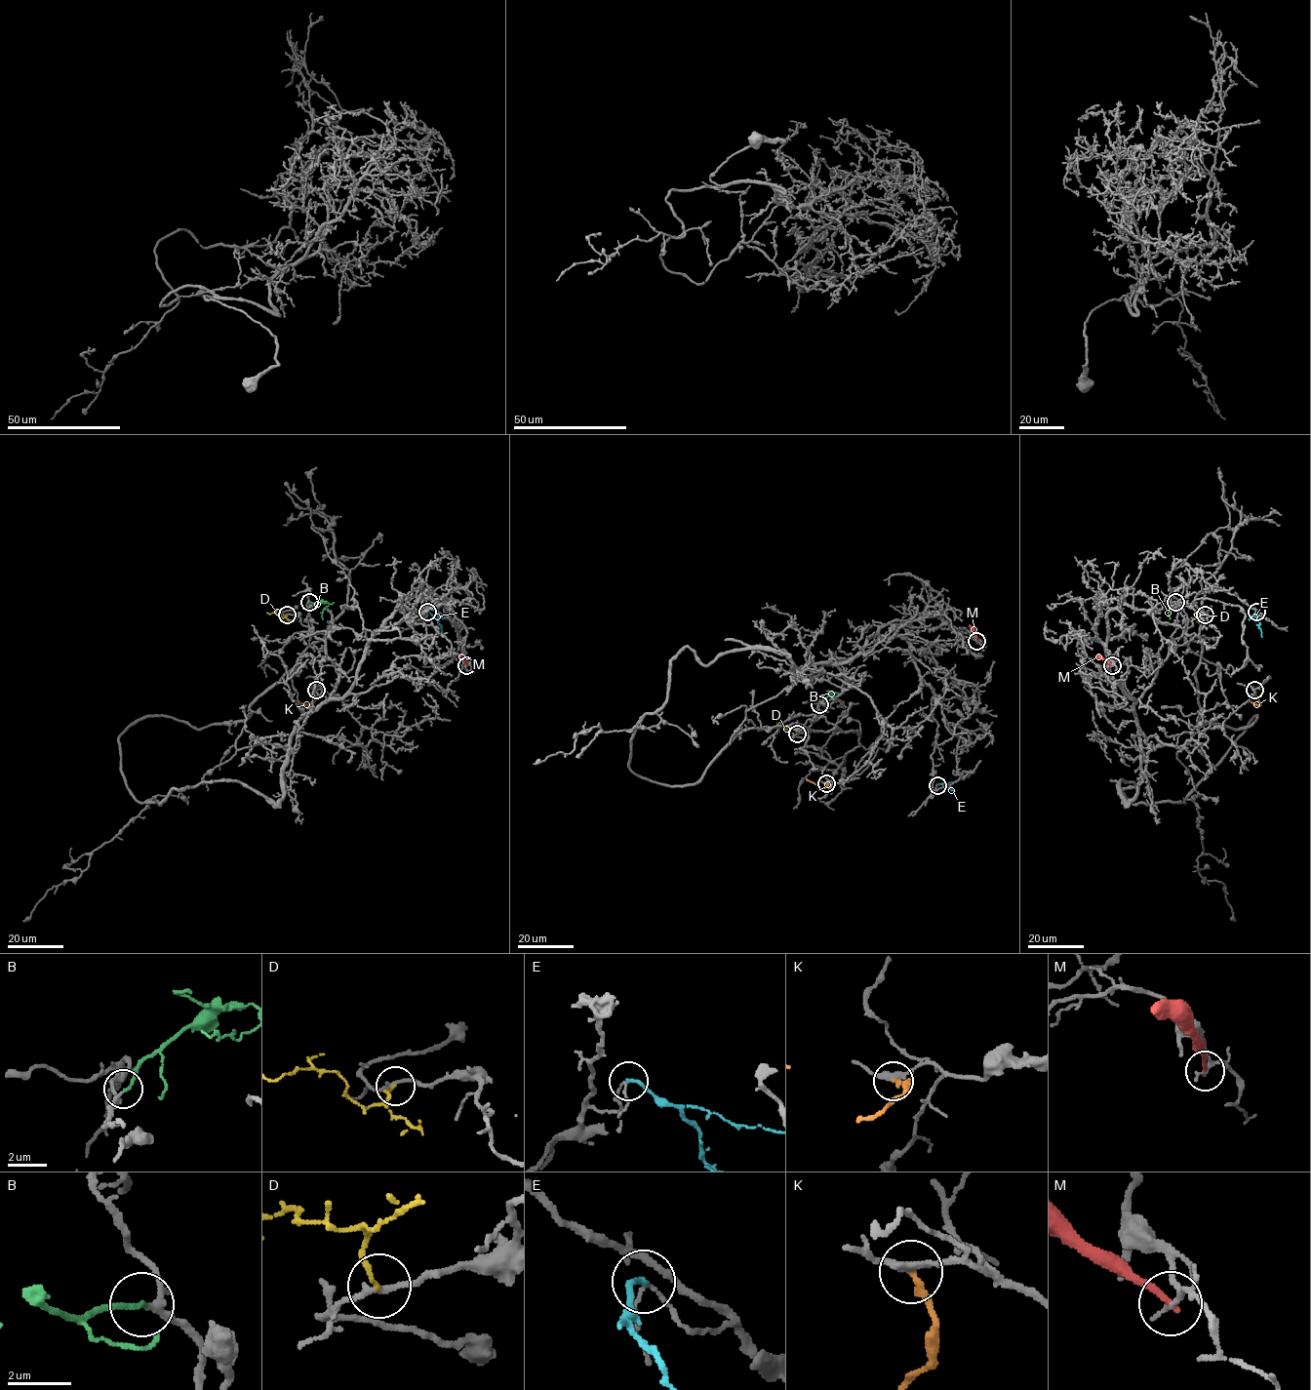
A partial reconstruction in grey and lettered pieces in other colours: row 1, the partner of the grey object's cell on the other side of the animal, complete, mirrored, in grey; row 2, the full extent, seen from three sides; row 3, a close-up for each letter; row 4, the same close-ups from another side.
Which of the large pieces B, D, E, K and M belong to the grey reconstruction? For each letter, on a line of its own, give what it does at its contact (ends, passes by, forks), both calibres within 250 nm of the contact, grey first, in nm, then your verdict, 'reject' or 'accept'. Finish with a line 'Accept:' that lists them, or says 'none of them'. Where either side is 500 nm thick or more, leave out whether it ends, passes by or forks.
B: it ends; calibres 190 and 160 nm; accept
D: it ends; calibres 170 and 140 nm; reject
E: it ends; calibres 100 and 190 nm; reject
K: it ends; calibres 280 and 200 nm; reject
M: it ends; calibres 170 and 200 nm; reject
Accept: B

